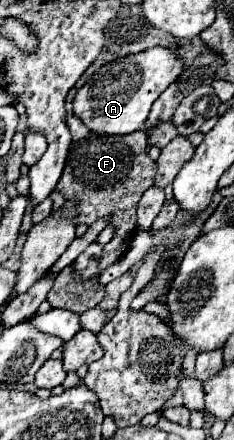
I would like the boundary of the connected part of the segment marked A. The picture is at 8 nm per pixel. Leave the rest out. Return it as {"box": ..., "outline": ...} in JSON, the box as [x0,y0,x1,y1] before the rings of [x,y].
{"box":[75,48,183,134],"outline":[[[149,48],[139,54],[117,58],[101,66],[75,94],[75,116],[95,134],[131,134],[145,126],[153,102],[173,84],[183,70],[183,62],[167,48]]]}

